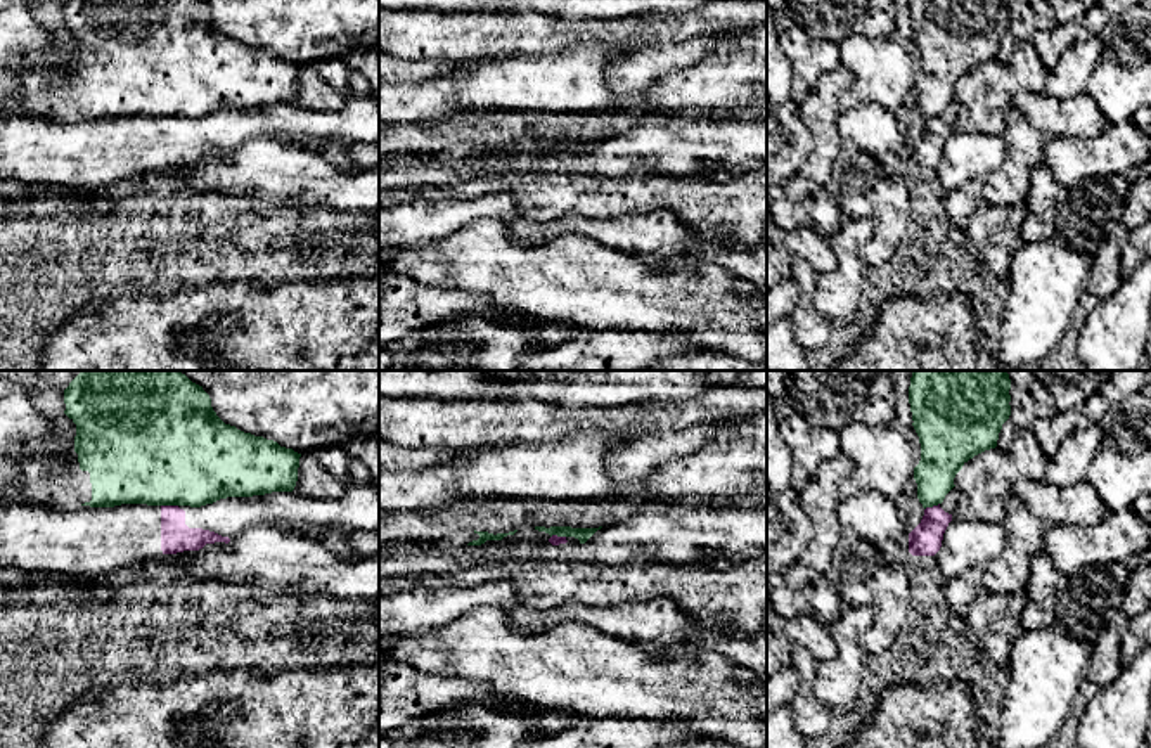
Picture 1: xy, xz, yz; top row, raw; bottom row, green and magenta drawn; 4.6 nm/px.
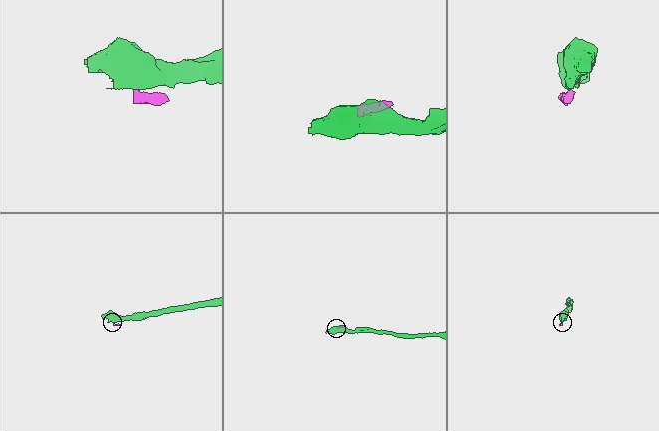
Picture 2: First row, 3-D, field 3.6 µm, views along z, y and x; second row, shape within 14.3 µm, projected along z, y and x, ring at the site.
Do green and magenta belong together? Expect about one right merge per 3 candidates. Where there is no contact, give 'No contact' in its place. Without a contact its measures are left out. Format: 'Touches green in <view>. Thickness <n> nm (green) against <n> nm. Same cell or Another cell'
Touches green in xy. Thickness 500 nm (green) against 140 nm. Another cell

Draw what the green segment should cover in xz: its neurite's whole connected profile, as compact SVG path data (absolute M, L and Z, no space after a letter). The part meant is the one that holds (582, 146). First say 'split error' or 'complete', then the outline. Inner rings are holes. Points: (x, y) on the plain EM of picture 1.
complete; M535 139L535 142L545 144L550 149L552 147L557 147L557 149L575 149L575 151L580 152L580 156L585 156L601 140L602 139L599 139L599 140L571 140L571 139L550 139L550 140L545 140L545 139Z

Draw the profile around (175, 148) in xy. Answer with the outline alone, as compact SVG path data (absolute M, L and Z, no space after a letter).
M353 95L338 111L272 104L201 119L121 116L43 123L23 116L0 126L0 178L99 192L137 173L228 156L246 140L279 135L379 144L379 104Z

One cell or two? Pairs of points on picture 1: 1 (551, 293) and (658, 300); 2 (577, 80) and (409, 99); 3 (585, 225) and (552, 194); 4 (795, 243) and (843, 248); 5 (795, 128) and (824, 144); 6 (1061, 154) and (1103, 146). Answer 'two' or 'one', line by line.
1: one
2: one
3: two
4: two
5: two
6: one

